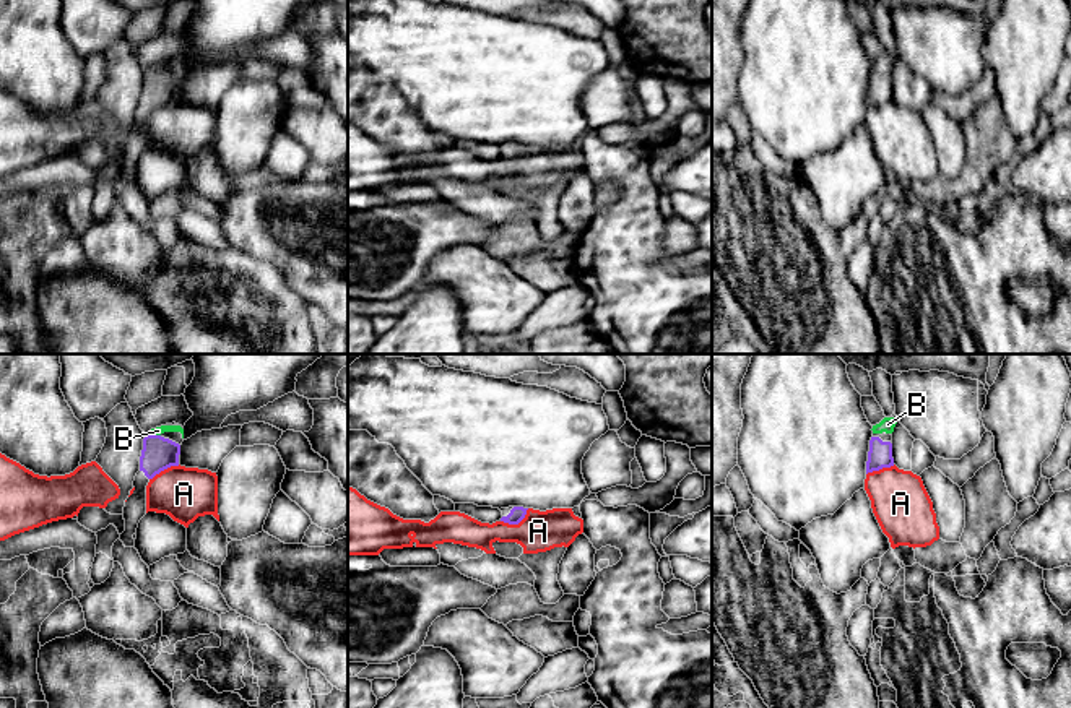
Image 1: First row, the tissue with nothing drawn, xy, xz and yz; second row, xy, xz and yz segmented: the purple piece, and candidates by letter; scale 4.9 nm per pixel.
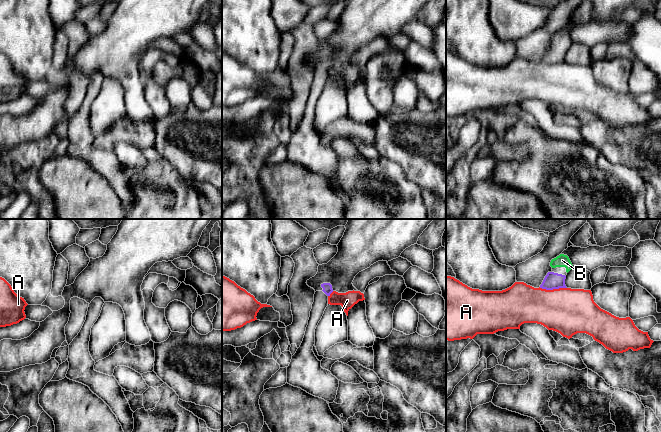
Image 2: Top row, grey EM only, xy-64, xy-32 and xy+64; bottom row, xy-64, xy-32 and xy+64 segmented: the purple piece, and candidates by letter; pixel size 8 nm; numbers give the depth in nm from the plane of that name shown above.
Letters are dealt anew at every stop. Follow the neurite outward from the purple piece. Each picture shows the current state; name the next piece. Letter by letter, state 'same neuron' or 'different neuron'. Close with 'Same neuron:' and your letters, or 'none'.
A: different neuron
B: same neuron
Same neuron: B

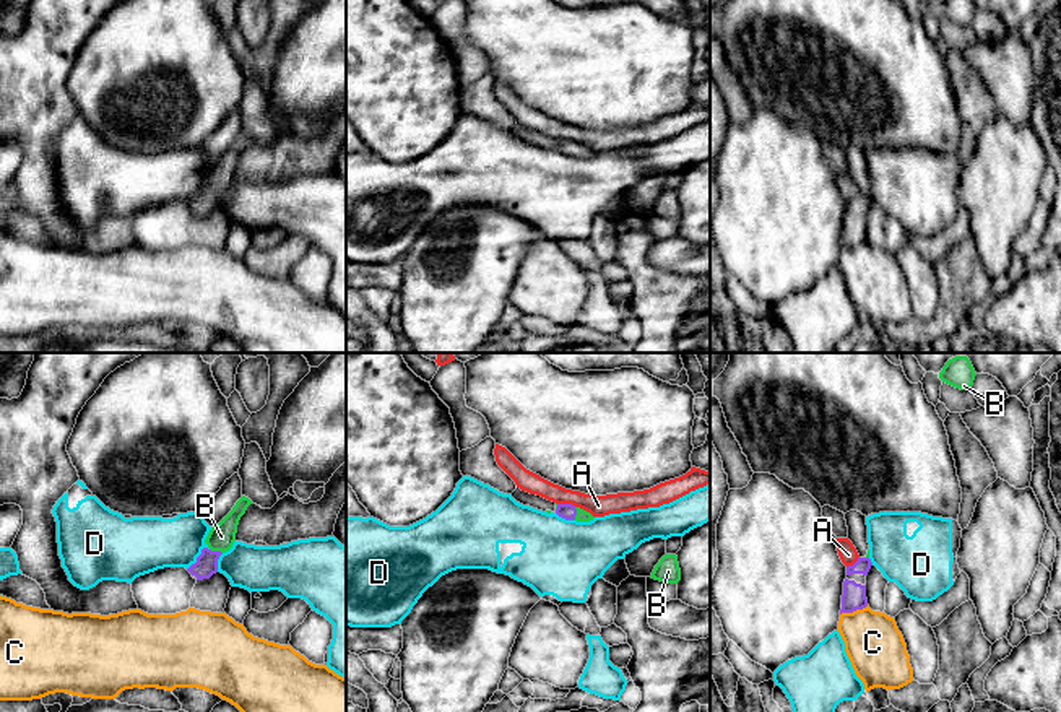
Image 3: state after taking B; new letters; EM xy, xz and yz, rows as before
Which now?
A: different neuron
B: same neuron
C: different neuron
D: different neuron
Same neuron: B

